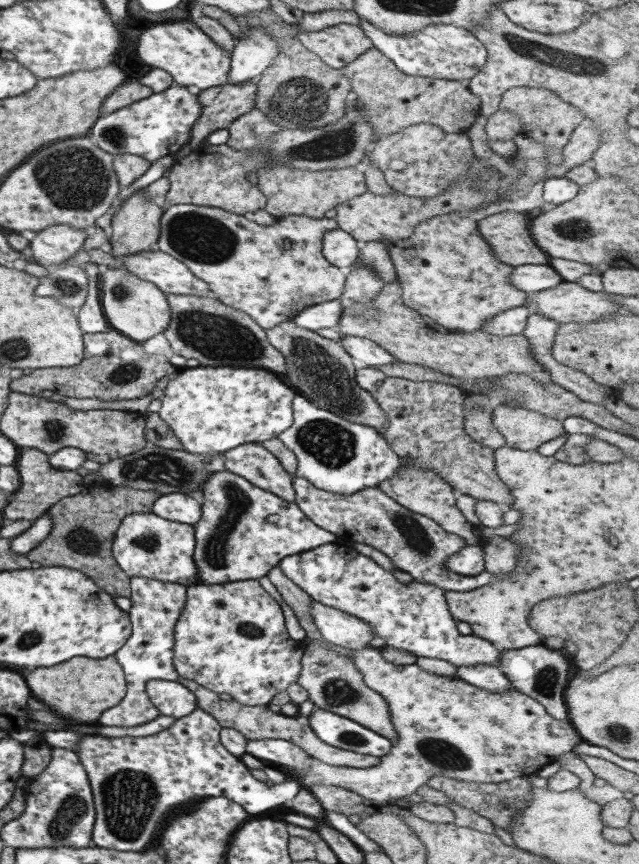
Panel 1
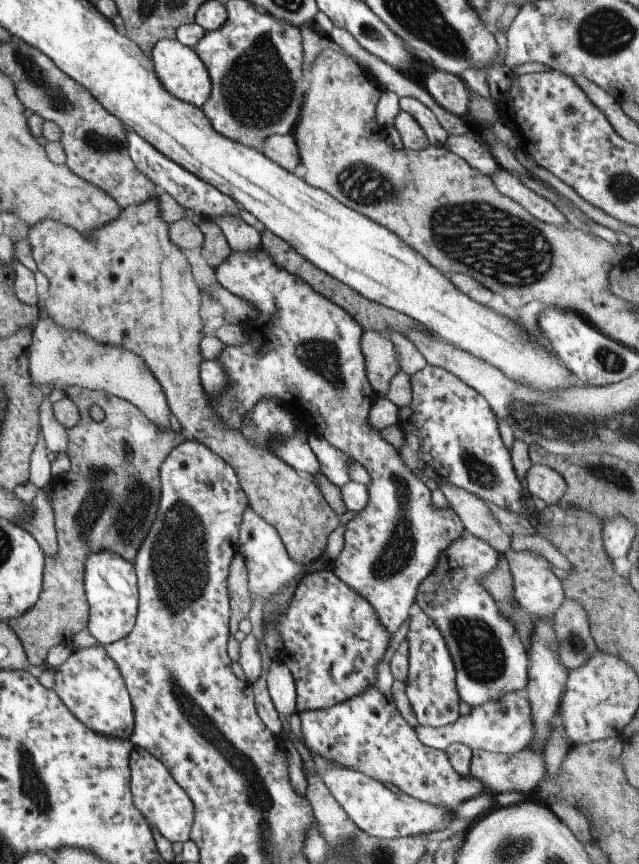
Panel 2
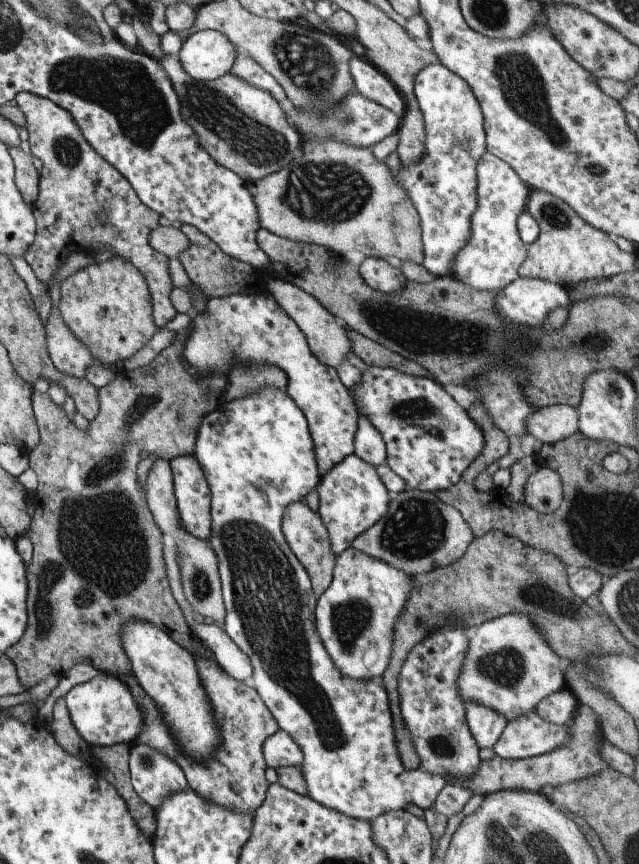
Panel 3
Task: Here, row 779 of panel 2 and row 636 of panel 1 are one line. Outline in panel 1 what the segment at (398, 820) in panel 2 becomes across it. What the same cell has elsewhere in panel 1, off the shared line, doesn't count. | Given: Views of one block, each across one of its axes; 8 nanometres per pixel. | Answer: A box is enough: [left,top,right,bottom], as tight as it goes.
[309,601,377,649]

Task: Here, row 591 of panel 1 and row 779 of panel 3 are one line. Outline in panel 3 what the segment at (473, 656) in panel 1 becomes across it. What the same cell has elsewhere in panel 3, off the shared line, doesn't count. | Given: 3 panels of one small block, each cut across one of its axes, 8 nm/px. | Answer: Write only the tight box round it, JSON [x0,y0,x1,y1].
[193,386,446,820]

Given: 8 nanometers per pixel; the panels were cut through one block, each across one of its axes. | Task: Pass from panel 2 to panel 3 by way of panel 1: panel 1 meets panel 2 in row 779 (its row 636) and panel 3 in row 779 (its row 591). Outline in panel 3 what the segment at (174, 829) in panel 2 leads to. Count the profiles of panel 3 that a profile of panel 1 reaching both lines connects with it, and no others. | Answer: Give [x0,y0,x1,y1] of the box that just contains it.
[128,744,188,808]

